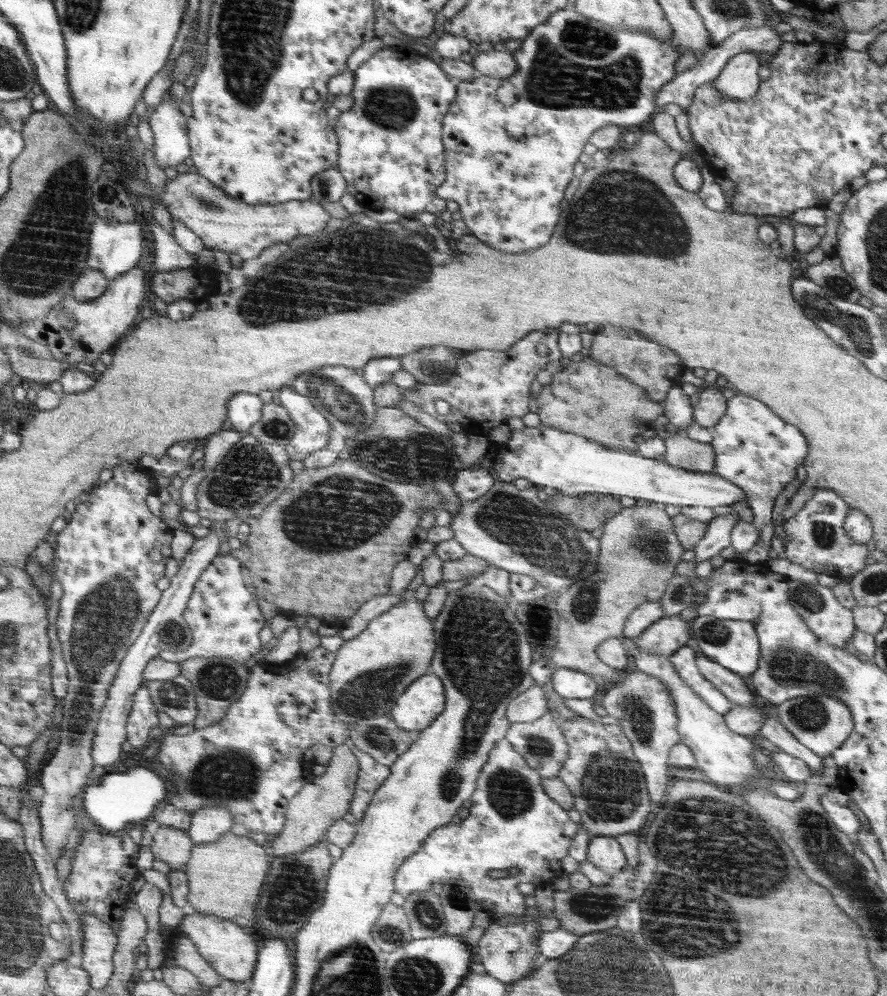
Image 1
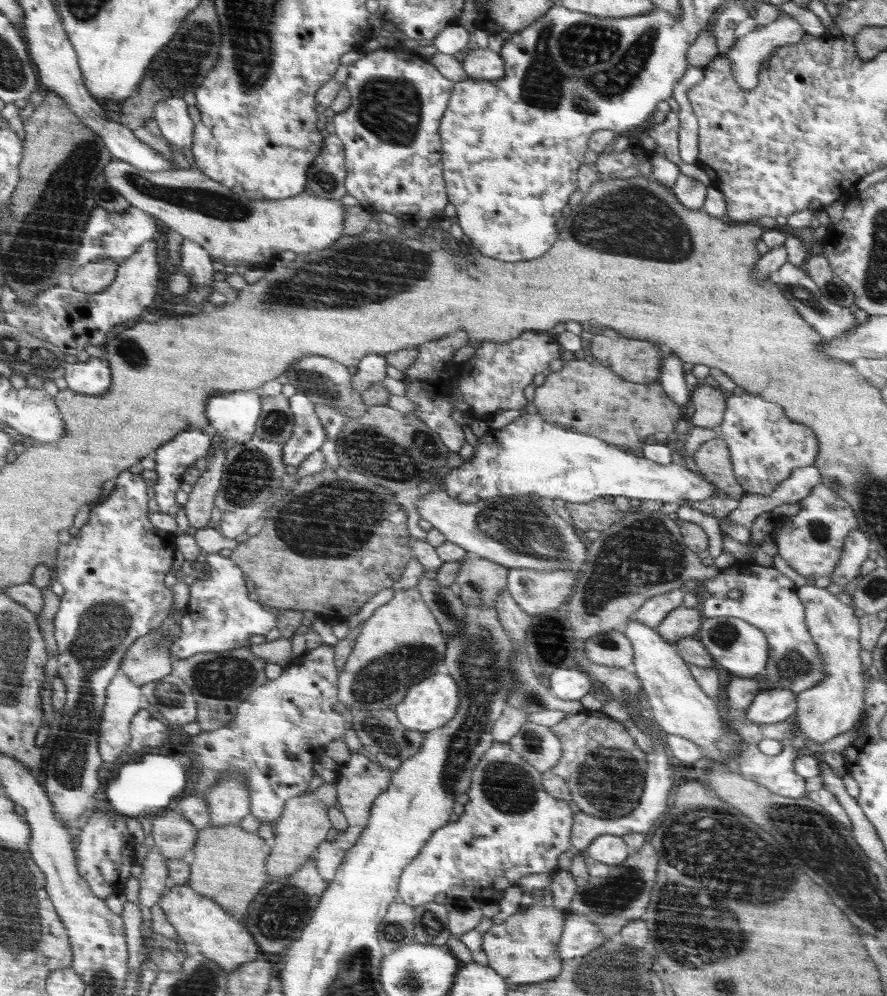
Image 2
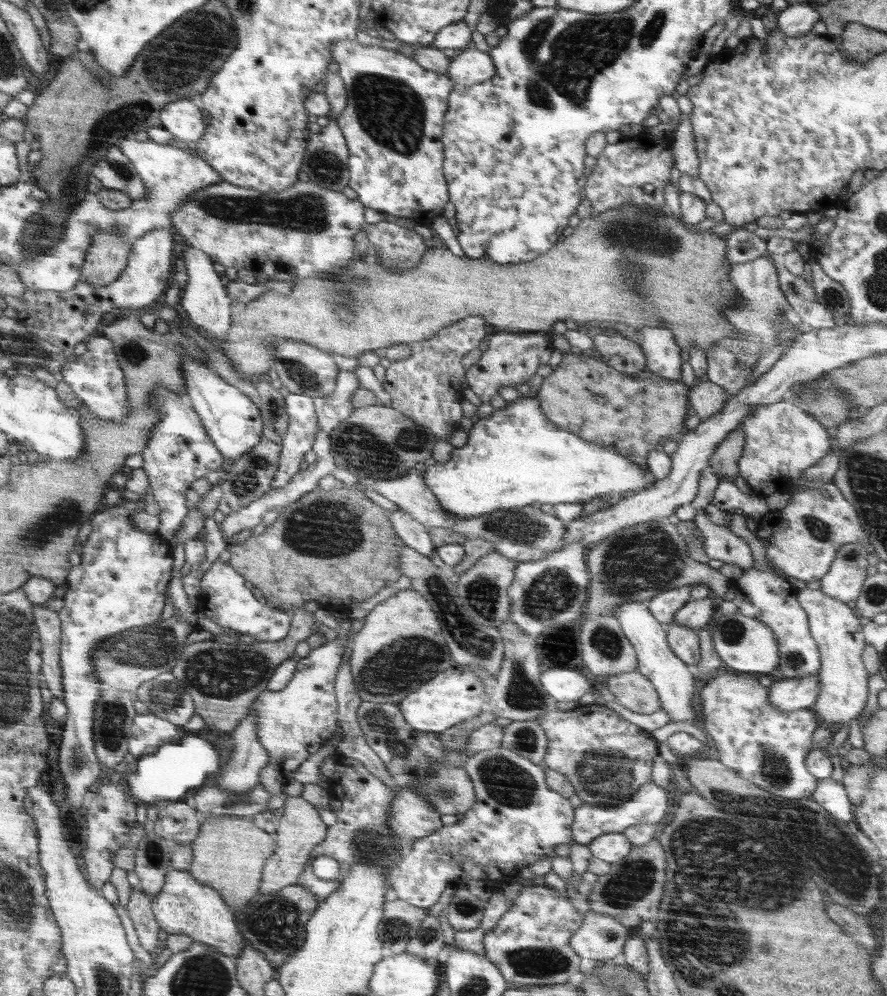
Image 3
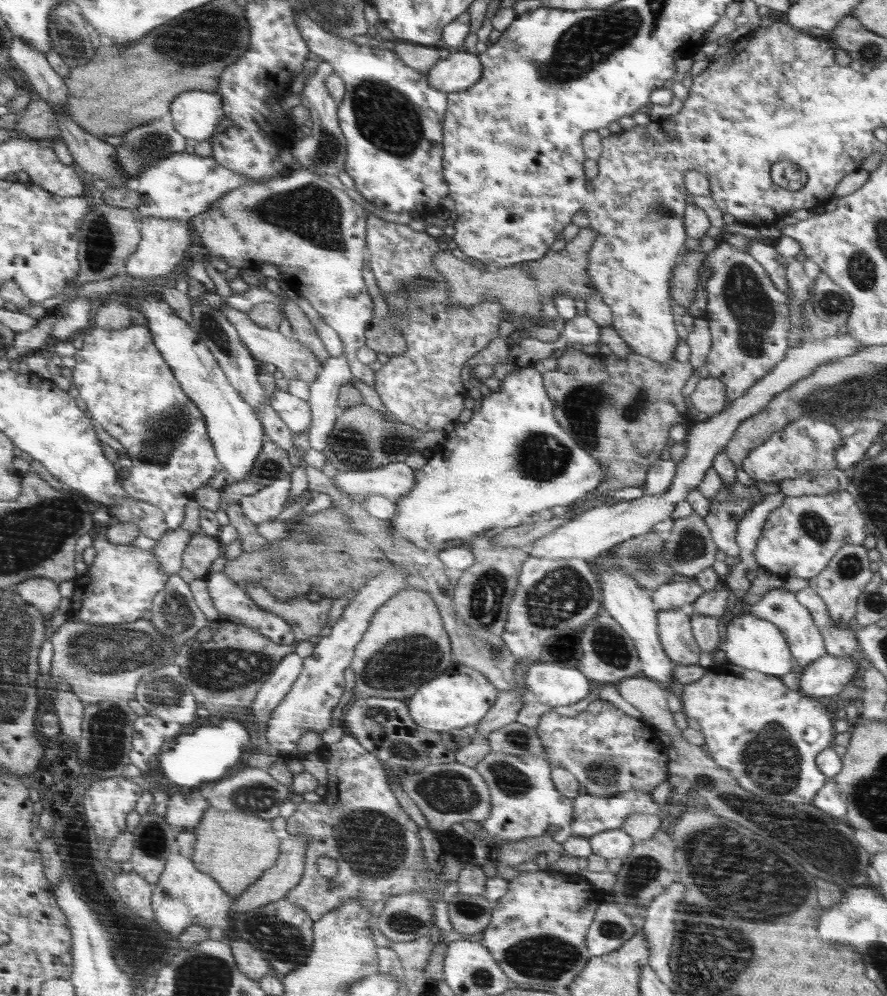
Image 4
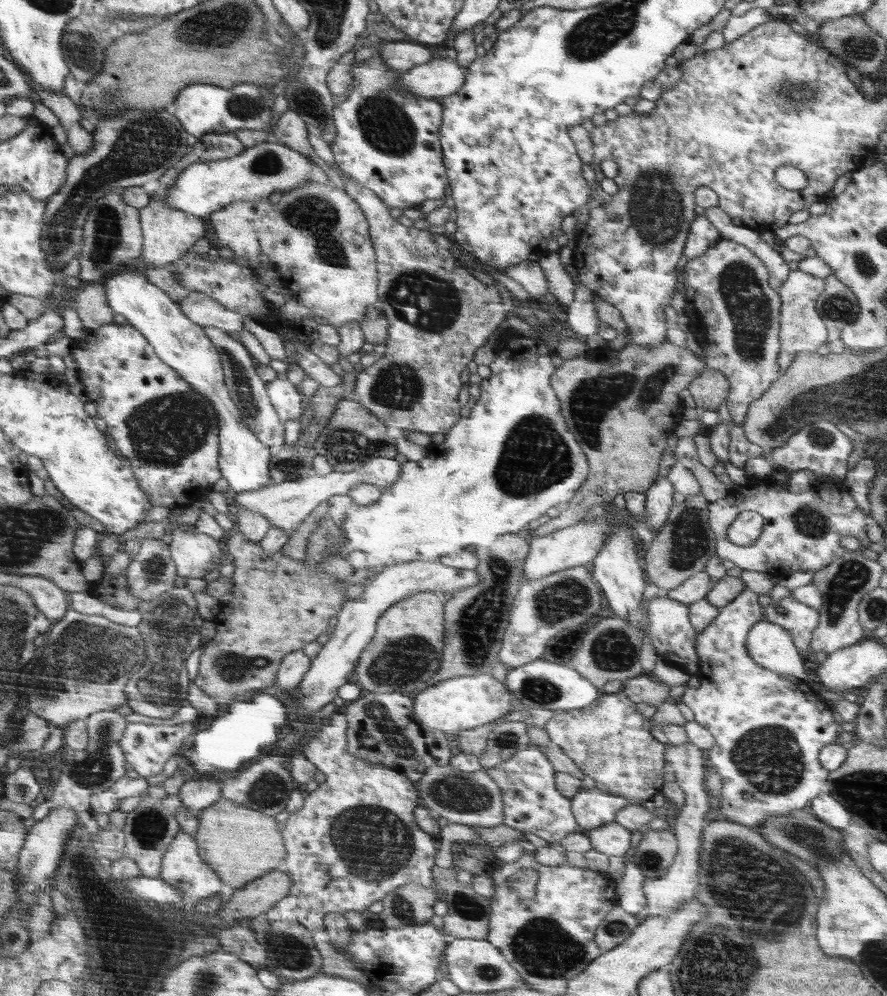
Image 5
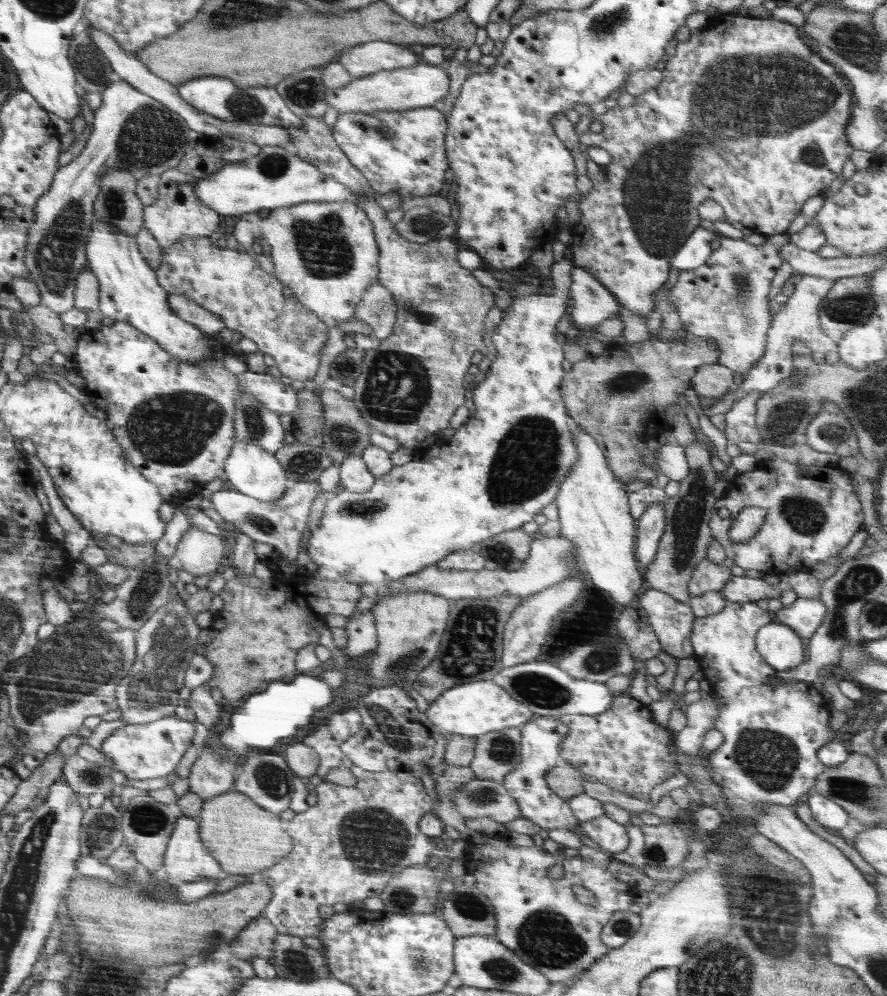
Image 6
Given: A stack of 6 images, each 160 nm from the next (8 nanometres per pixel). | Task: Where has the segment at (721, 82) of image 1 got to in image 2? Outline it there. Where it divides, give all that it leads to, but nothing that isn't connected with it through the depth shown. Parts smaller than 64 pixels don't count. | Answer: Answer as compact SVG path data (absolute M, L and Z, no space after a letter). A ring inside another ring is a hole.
M781 12L776 20L768 25L756 28L737 38L725 54L726 58L730 59L730 68L732 68L732 76L734 76L736 84L740 88L744 88L744 90L754 90L758 86L758 72L764 59L769 58L777 47L798 42L801 38L804 38L805 34L806 32L798 23L798 20L791 15Z

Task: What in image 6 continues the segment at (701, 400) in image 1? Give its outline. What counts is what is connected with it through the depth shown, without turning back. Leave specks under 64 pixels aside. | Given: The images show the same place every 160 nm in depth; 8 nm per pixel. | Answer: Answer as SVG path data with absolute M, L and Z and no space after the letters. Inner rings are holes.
M716 362L702 365L695 373L691 386L698 395L710 398L720 398L728 394L736 385L735 372Z

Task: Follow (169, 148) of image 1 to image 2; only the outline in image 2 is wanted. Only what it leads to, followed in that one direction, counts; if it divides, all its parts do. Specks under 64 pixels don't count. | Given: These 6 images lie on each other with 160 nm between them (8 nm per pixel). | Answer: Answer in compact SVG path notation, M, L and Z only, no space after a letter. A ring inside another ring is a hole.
M172 97L158 102L154 108L161 136L176 148L190 148L193 145L194 122L188 116L188 104L182 97Z

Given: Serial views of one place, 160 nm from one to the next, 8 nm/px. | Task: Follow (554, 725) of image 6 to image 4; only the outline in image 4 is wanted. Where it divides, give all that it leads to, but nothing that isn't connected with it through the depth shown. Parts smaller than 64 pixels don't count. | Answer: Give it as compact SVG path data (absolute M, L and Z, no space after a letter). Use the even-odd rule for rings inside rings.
M490 752L474 768L488 785L492 803L488 819L480 823L487 835L472 833L478 840L490 842L490 836L494 840L520 840L552 834L554 842L563 844L572 836L570 822L573 822L573 800L555 786L552 779L553 767L544 756L514 756L504 752Z

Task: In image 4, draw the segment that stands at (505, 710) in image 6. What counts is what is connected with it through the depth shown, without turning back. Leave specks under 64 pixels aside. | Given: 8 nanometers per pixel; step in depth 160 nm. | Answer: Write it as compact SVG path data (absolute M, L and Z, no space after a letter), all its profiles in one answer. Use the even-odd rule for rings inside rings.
M458 664L450 673L442 674L442 678L434 678L434 681L423 685L407 702L410 716L420 726L445 734L452 729L476 725L494 706L498 693L499 690L480 672Z

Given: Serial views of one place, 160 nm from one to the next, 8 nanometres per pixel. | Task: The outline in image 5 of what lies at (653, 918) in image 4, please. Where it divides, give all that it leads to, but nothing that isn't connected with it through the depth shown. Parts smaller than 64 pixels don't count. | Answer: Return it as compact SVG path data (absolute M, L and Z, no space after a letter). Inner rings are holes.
M690 741L681 745L667 743L666 758L674 769L675 781L684 791L685 805L678 809L676 824L674 824L679 848L673 864L670 865L664 876L643 882L643 893L647 898L649 916L668 916L697 894L700 849L702 846L701 836L704 827L707 825L707 819L712 816L714 806L714 802L705 788L707 764L705 751Z

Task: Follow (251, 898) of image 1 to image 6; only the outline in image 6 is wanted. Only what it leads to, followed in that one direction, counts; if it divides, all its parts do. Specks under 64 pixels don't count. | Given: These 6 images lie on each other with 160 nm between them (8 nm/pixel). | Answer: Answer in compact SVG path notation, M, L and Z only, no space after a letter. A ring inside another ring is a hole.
M231 790L203 802L198 816L199 835L210 854L228 875L246 875L272 868L292 850L290 834L282 830L280 817L258 806L248 795Z

